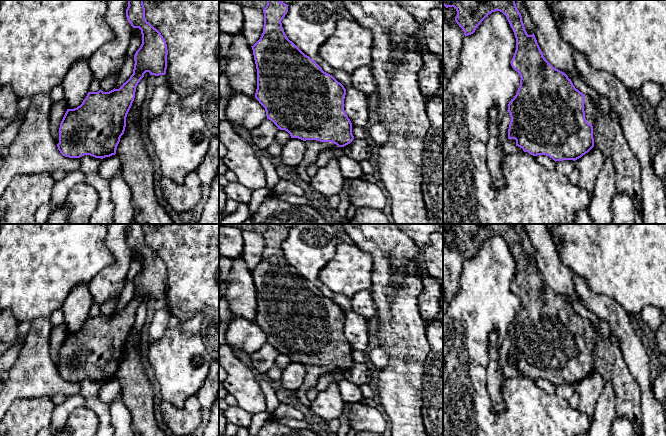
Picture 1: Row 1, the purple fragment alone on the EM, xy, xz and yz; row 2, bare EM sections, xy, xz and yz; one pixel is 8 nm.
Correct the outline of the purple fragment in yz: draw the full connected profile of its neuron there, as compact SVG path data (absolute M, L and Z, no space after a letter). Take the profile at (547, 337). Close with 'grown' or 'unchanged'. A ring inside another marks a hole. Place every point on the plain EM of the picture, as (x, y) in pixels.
M443 224L443 229L454 231L457 235L456 247L464 255L465 261L471 259L478 252L480 247L492 236L502 236L516 262L516 274L511 284L512 292L520 299L520 310L513 323L508 328L508 336L511 345L508 353L508 363L515 363L516 370L523 373L533 380L546 379L556 385L577 384L588 377L594 371L593 348L601 340L595 323L584 319L575 312L571 303L562 295L554 292L543 280L537 267L534 257L528 259L515 224Z; grown

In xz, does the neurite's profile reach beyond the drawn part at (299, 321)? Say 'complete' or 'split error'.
split error

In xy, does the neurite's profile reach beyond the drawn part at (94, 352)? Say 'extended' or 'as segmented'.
as segmented

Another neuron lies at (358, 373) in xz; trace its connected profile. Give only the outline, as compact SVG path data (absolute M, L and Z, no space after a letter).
M354 362L350 368L342 371L342 374L345 380L359 386L370 384L372 381L372 371L365 363Z

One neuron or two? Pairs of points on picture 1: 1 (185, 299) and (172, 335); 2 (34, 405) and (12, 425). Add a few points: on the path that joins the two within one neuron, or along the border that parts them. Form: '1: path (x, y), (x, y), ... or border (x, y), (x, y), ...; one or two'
1: border (203, 315), (195, 313), (180, 322); two
2: path (29, 410), (17, 422); one

